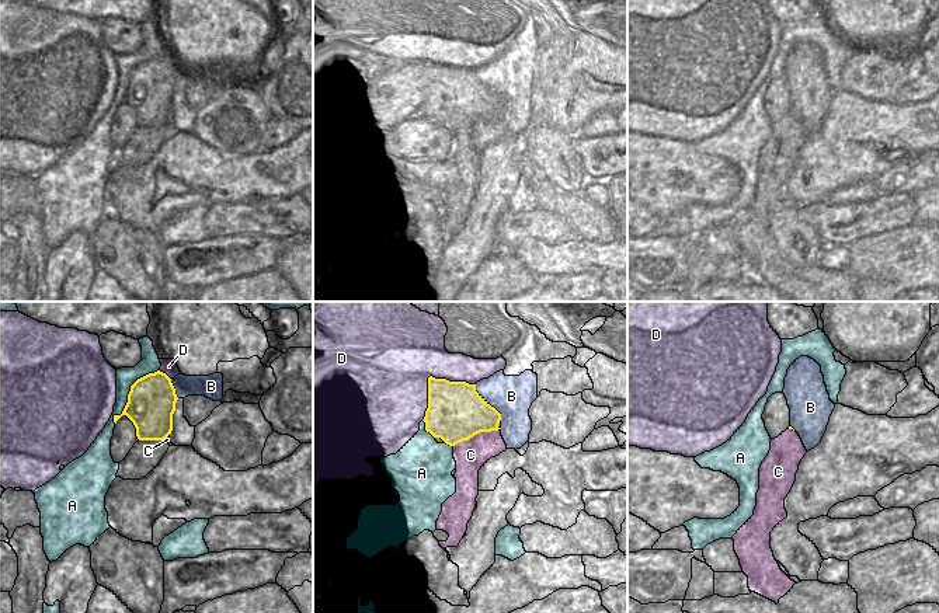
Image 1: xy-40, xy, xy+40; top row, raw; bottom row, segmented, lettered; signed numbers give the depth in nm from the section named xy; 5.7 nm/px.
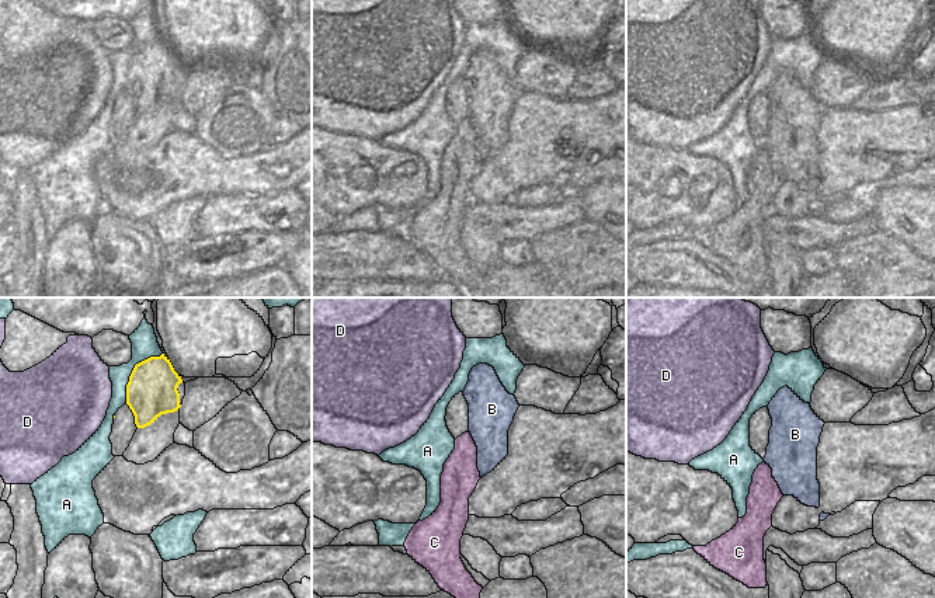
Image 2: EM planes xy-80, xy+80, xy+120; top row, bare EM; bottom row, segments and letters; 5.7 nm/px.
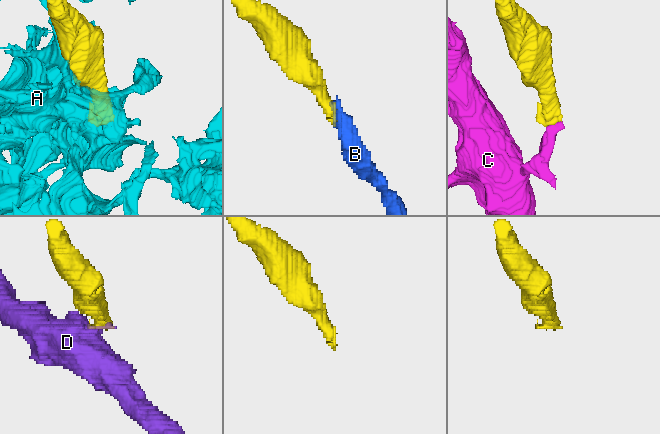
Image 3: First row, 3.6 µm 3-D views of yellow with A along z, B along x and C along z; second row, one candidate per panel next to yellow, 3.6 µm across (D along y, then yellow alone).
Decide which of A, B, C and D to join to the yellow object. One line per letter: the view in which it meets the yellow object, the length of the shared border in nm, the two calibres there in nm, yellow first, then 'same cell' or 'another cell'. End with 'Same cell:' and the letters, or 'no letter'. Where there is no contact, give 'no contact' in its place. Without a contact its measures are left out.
A: xy-40 | 400 nm | 280/110 nm | another cell
B: xy | 260 nm | 320/240 nm | same cell
C: xy | 280 nm | 320/180 nm | another cell
D: xy | 380 nm | 320/480 nm | another cell
Same cell: B

